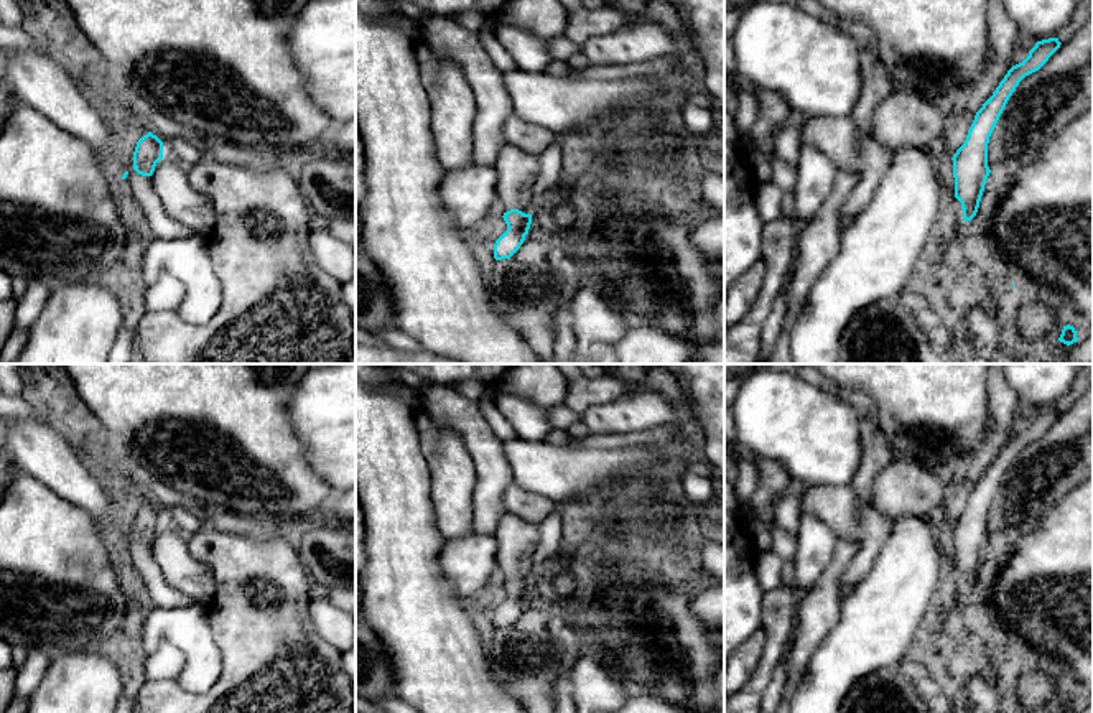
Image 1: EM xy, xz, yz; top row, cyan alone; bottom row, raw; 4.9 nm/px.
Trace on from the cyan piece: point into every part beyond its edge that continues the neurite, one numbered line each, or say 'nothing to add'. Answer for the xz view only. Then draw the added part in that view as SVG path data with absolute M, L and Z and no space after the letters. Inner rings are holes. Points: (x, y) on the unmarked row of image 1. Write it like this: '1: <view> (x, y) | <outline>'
1: xz (516, 539) | M504 514L494 530L497 542L495 568L504 580L519 578L532 583L532 557L540 540L538 525Z

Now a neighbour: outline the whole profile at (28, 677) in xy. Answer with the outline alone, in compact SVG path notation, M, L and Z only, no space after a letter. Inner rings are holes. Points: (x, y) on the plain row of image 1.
M28 649L23 667L16 672L15 697L30 701L49 665L49 655L40 649Z

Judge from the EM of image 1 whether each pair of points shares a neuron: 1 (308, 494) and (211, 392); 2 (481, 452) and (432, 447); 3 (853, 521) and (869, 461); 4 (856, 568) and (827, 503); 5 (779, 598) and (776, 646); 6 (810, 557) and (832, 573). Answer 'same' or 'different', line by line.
1: same
2: different
3: different
4: same
5: same
6: different

